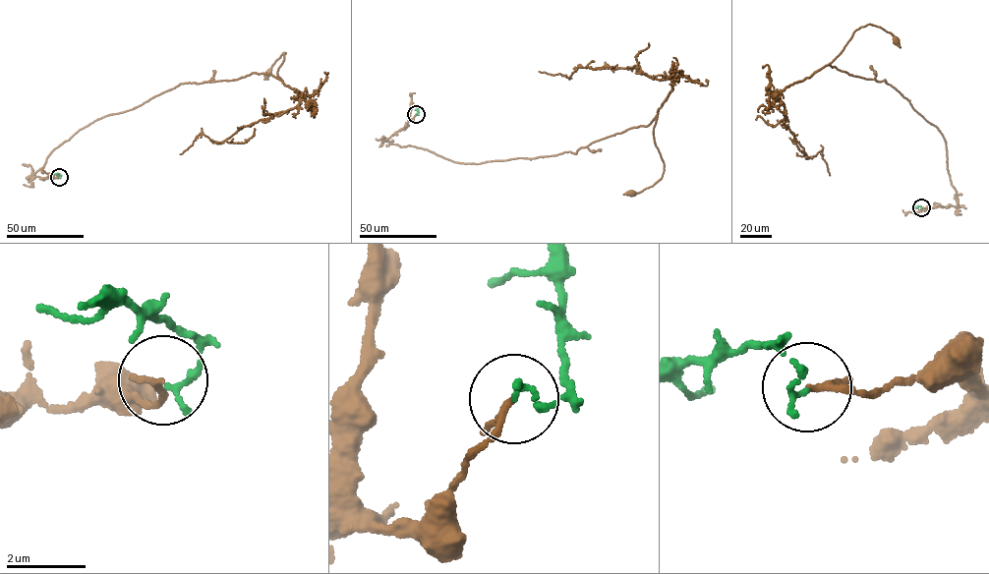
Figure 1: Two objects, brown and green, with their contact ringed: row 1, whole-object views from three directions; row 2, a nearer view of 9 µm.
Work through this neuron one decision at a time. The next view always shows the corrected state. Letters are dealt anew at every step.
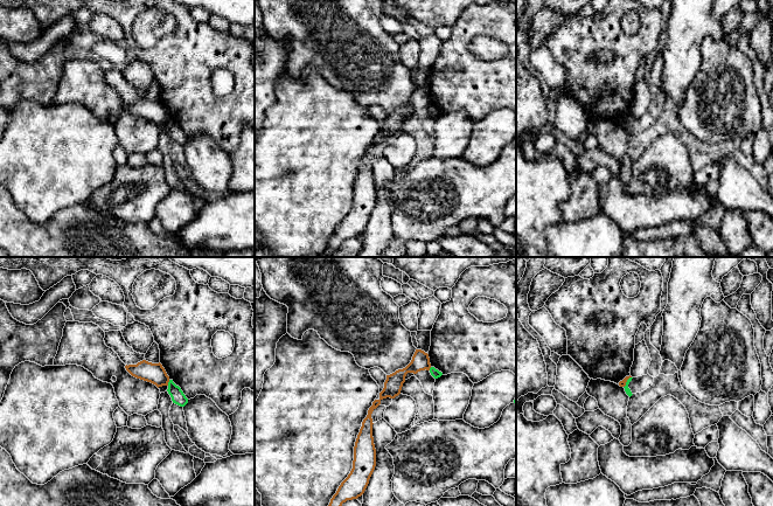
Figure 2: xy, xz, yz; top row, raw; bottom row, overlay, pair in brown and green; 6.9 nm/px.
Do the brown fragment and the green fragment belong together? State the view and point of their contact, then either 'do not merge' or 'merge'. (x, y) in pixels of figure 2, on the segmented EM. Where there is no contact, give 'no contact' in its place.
xy (168, 381) | do not merge

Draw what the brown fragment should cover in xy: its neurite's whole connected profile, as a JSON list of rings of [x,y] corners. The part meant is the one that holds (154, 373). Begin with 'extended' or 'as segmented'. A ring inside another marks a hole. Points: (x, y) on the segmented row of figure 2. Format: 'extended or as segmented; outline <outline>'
as segmented; outline [[[146,360],[138,362],[137,365],[126,365],[126,370],[134,377],[151,382],[158,388],[168,386],[169,376],[167,375],[162,365],[152,363]]]

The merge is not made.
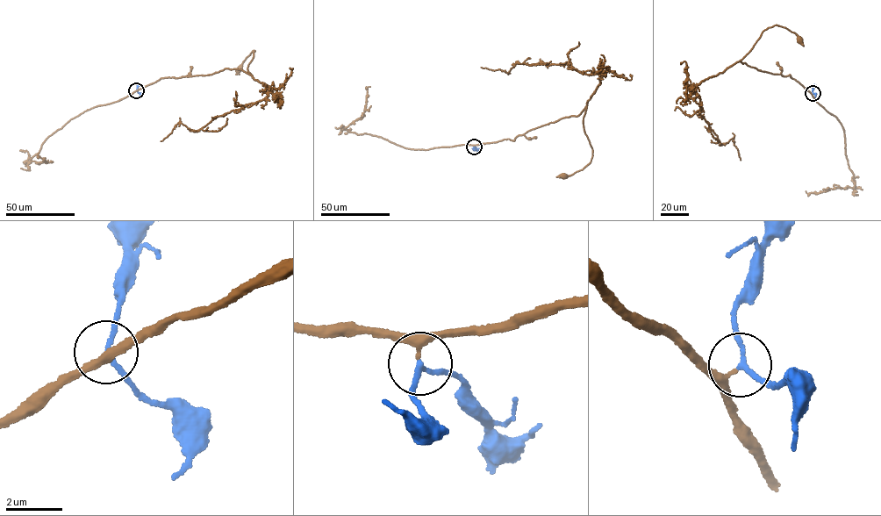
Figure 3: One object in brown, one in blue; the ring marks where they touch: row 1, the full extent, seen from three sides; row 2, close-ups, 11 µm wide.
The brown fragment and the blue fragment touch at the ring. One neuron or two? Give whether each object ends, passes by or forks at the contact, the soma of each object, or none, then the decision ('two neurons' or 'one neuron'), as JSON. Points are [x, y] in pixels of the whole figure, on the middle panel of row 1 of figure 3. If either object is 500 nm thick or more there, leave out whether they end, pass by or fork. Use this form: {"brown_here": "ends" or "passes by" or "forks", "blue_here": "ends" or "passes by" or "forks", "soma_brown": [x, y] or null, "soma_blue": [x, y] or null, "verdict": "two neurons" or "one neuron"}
{"brown_here": "passes by", "blue_here": "passes by", "soma_brown": [563, 175], "soma_blue": null, "verdict": "one neuron"}

